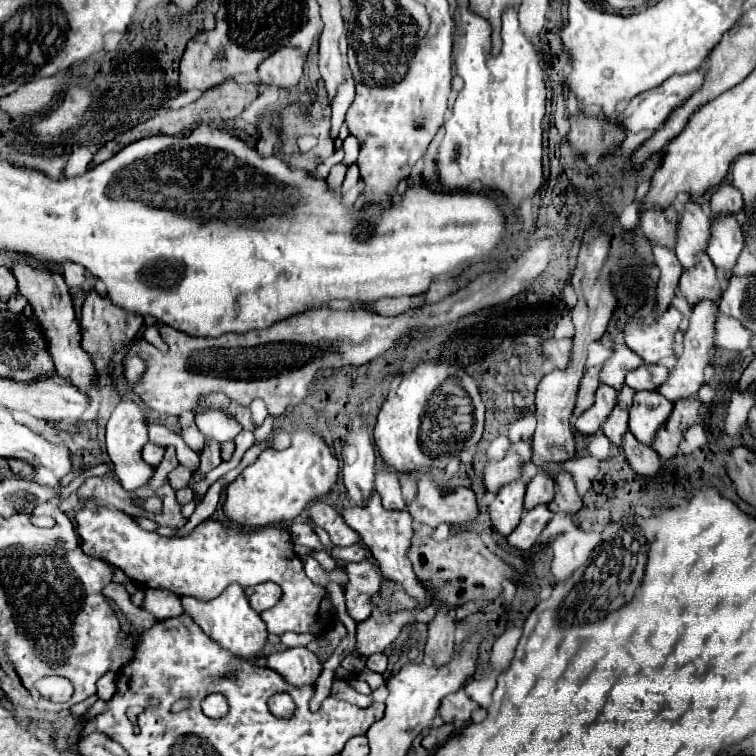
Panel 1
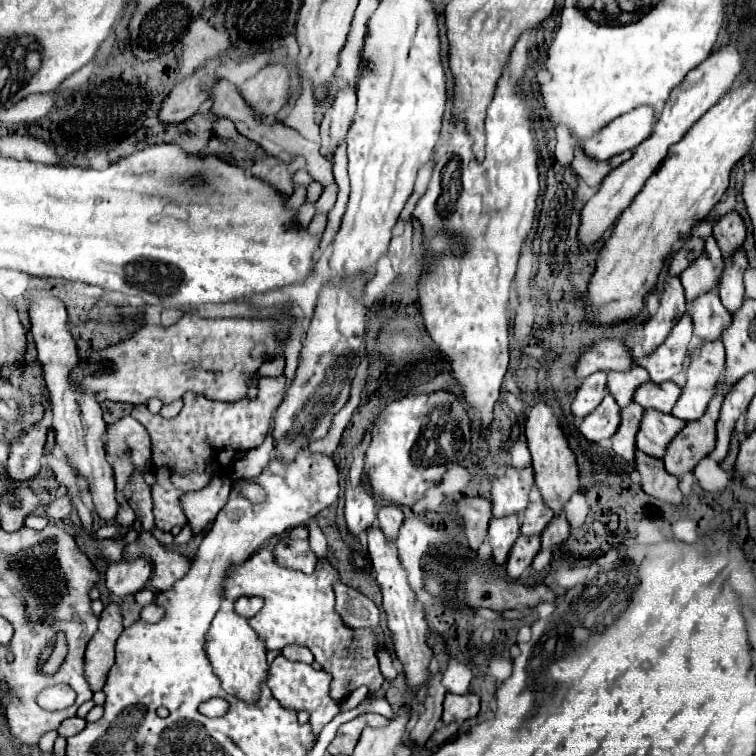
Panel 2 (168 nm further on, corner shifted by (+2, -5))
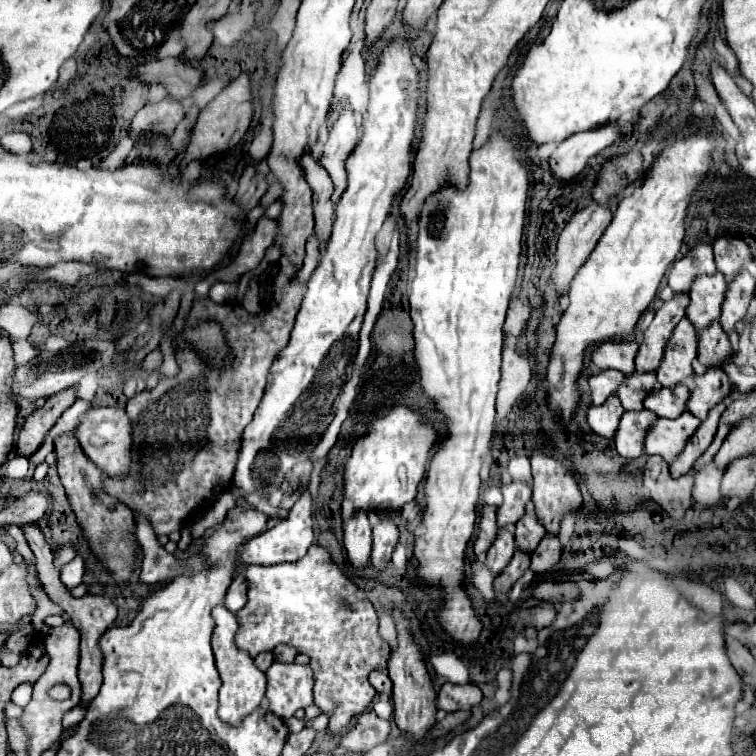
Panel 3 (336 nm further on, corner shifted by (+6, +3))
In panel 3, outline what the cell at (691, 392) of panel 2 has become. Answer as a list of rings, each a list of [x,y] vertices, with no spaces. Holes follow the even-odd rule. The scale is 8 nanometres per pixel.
[[[708,368],[704,376],[694,376],[694,380],[696,388],[692,390],[692,396],[688,400],[688,410],[696,418],[704,420],[712,406],[720,404],[732,394],[732,382],[728,382],[724,370],[720,368]]]

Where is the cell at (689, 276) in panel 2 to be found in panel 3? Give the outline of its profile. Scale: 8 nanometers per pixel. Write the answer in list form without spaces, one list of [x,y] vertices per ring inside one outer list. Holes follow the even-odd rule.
[[[720,272],[714,276],[698,276],[694,280],[690,290],[690,306],[686,310],[686,318],[692,322],[692,326],[704,330],[704,326],[710,326],[720,318],[726,288],[728,284]]]

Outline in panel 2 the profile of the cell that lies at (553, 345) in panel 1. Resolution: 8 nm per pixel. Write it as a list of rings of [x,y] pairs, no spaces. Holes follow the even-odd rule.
[[[606,338],[596,344],[592,344],[584,354],[576,360],[574,370],[580,380],[586,376],[598,372],[598,370],[616,370],[616,372],[626,372],[632,366],[632,358],[624,346],[622,340],[616,338]]]

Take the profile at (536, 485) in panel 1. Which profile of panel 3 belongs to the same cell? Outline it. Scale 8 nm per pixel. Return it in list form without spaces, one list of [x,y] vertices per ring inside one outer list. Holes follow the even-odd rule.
[[[524,516],[516,524],[516,530],[514,530],[518,550],[524,550],[526,554],[532,554],[532,550],[536,550],[536,546],[540,544],[540,538],[544,538],[544,536],[546,536],[546,530],[536,520],[536,516]]]

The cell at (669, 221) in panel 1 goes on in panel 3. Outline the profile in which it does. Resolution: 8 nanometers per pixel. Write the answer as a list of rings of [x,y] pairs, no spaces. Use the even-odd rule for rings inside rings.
[[[702,244],[696,246],[686,258],[676,260],[668,274],[668,286],[674,294],[688,294],[688,286],[692,286],[692,278],[700,274],[716,274],[712,246]]]

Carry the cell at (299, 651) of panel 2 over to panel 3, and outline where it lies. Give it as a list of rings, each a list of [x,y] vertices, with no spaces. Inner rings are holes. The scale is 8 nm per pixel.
[[[278,646],[278,648],[274,650],[274,658],[280,660],[280,662],[294,662],[296,650],[290,648],[290,646]]]

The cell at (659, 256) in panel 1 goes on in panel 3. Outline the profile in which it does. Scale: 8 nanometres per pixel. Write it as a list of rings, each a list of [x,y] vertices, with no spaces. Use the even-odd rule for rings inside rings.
[[[674,296],[670,302],[664,302],[652,320],[652,324],[644,332],[644,342],[636,354],[636,370],[654,372],[660,366],[660,358],[664,356],[664,346],[672,336],[672,330],[684,318],[688,306],[688,296]]]

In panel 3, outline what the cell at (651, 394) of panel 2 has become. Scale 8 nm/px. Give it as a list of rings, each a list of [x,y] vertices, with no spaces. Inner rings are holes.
[[[686,384],[676,388],[662,388],[644,400],[644,408],[652,410],[660,418],[678,418],[682,412],[686,412],[688,398],[690,388]]]

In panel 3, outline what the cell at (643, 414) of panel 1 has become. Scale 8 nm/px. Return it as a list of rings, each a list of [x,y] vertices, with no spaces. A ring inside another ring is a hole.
[[[684,412],[680,418],[668,420],[668,418],[658,418],[654,428],[648,432],[644,450],[648,456],[662,456],[668,464],[682,454],[688,438],[698,430],[700,420],[692,416],[690,412]]]

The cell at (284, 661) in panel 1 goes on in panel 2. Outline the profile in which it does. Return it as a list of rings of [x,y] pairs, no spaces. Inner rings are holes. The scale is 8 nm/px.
[[[280,658],[268,670],[268,678],[270,678],[268,686],[270,686],[272,694],[274,694],[274,698],[284,708],[308,710],[310,712],[310,724],[312,724],[312,728],[314,728],[316,734],[340,712],[338,702],[332,700],[330,694],[328,694],[332,676],[328,672],[324,672],[324,670],[314,670],[312,666],[308,666],[304,662],[294,662],[294,660],[288,660],[288,658]]]

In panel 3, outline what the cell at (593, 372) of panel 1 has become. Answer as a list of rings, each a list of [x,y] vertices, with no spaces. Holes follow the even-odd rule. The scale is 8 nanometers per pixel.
[[[602,370],[594,376],[590,376],[590,396],[592,396],[592,404],[600,406],[606,402],[608,396],[616,394],[616,390],[620,388],[620,384],[624,384],[624,374],[616,372],[616,370]]]

